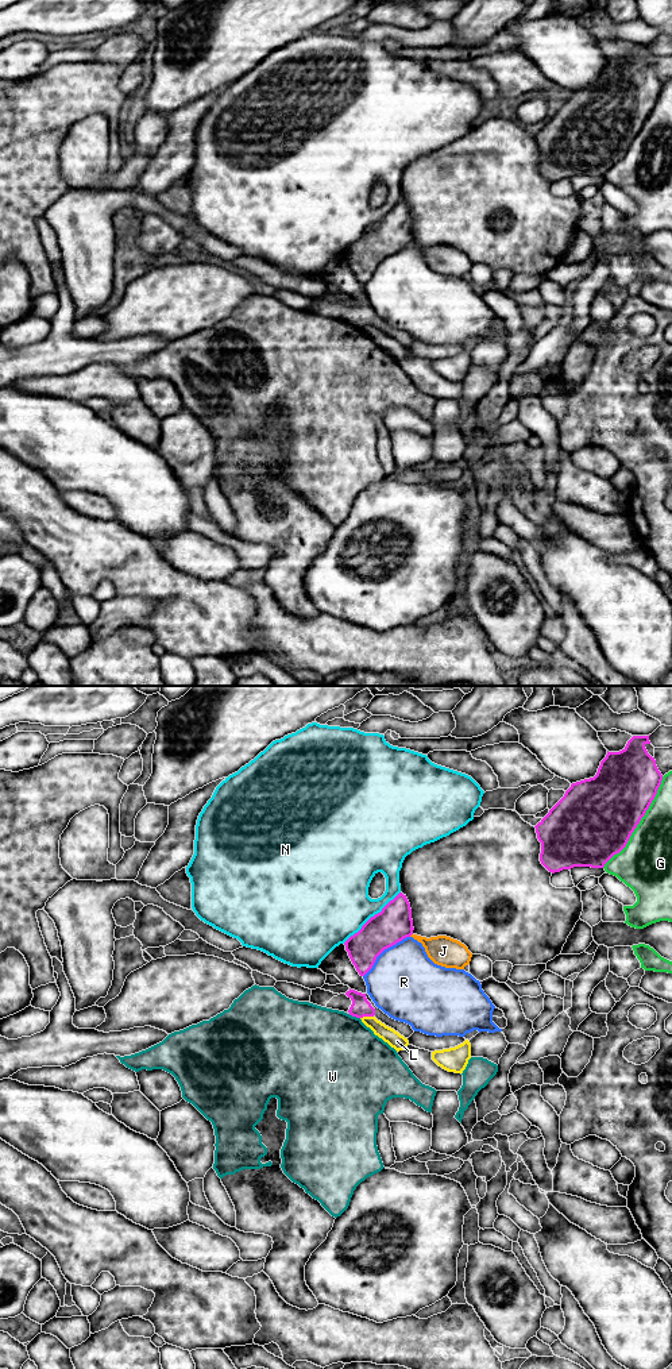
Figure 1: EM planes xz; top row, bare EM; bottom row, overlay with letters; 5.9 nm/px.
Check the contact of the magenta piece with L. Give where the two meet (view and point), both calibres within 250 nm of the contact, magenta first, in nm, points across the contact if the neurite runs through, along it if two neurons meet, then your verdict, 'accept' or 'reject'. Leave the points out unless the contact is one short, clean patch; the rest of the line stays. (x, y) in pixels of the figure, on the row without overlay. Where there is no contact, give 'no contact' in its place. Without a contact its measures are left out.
meets magenta in xz at (366, 324); 120 nm thick on the magenta side, 90 nm on the other; border along xz (373, 324), (360, 327); reject

